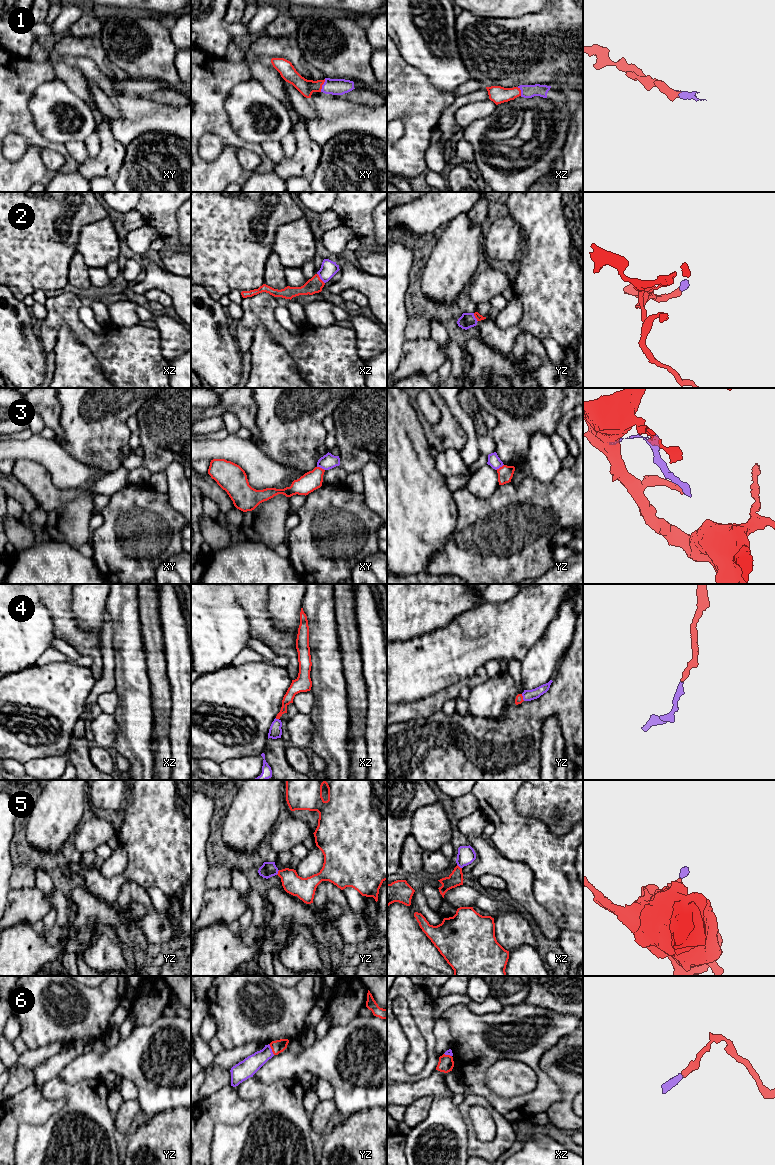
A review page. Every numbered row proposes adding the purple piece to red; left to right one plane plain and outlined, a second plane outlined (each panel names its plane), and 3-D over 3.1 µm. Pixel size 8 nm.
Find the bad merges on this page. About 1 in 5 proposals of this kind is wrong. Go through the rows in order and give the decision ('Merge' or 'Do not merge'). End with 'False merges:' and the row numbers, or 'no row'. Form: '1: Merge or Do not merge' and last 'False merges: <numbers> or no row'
1: Merge
2: Do not merge
3: Do not merge
4: Merge
5: Merge
6: Merge
False merges: 2, 3

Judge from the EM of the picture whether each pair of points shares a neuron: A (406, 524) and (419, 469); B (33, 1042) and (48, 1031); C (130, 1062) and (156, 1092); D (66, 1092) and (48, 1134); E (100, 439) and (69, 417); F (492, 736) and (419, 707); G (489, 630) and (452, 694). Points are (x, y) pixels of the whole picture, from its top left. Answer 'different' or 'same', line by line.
A: same
B: same
C: same
D: same
E: same
F: different
G: different

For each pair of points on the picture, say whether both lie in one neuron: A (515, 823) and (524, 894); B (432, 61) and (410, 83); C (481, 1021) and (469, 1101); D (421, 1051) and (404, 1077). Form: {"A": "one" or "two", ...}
{"A": "two", "B": "two", "C": "two", "D": "two"}

